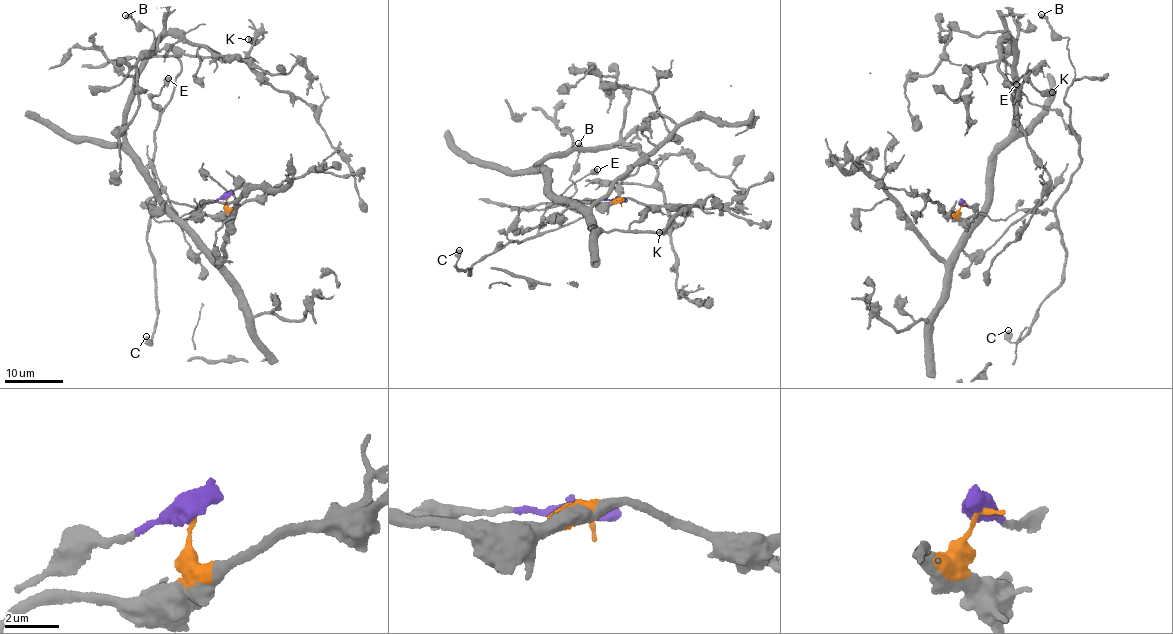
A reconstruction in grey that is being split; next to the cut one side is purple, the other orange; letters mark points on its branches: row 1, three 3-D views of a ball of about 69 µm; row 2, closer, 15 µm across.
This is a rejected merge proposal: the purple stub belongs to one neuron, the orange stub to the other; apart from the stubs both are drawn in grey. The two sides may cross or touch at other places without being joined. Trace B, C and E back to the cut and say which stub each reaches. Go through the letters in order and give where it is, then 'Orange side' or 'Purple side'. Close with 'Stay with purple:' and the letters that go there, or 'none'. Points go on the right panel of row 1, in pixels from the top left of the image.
B: Place: (1041, 14). Purple side
C: Place: (1008, 330). Purple side
E: Place: (1016, 84). Purple side
Stay with purple: B, C, E

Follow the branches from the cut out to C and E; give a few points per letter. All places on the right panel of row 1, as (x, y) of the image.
C: (961, 204), (992, 220), (1054, 213), (1062, 282), (1030, 331), (1016, 342), (1008, 330)
E: (961, 204), (992, 220), (1018, 210), (1051, 211), (1079, 165), (1078, 136), (1059, 114), (1027, 100), (1016, 84)

